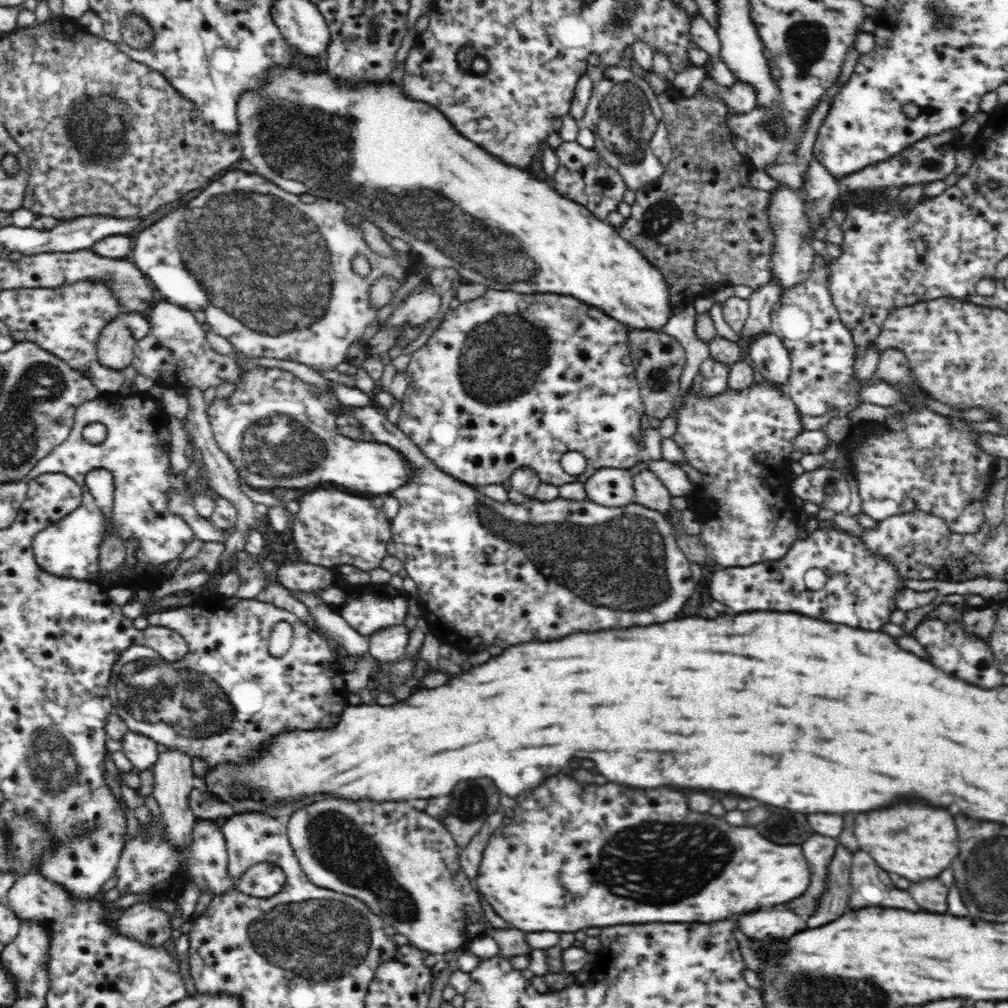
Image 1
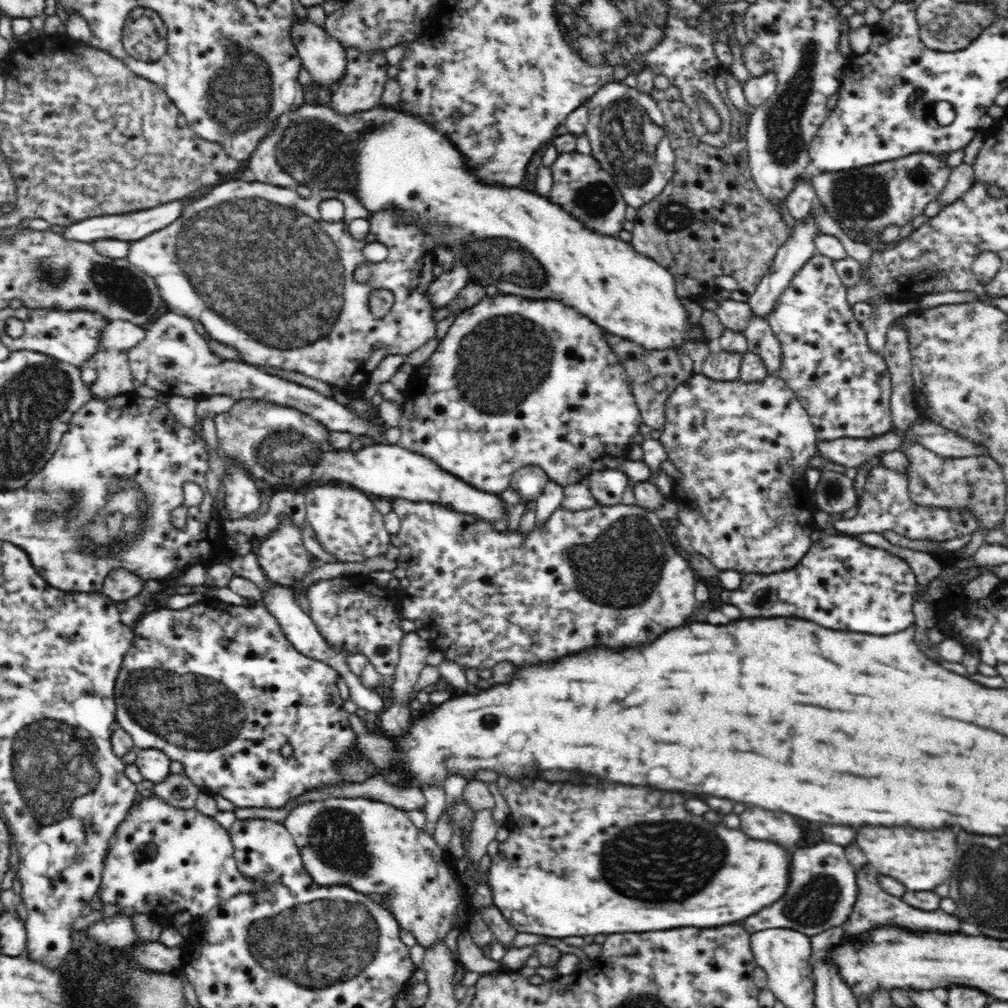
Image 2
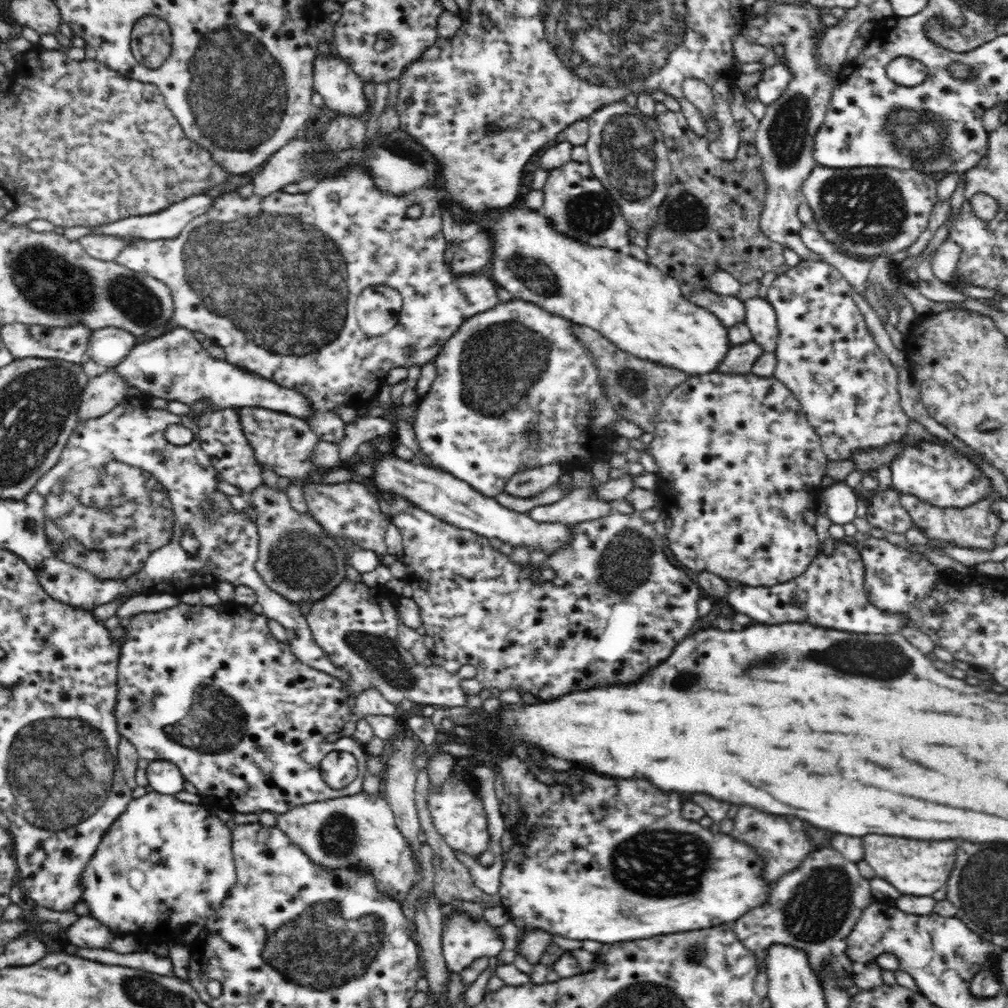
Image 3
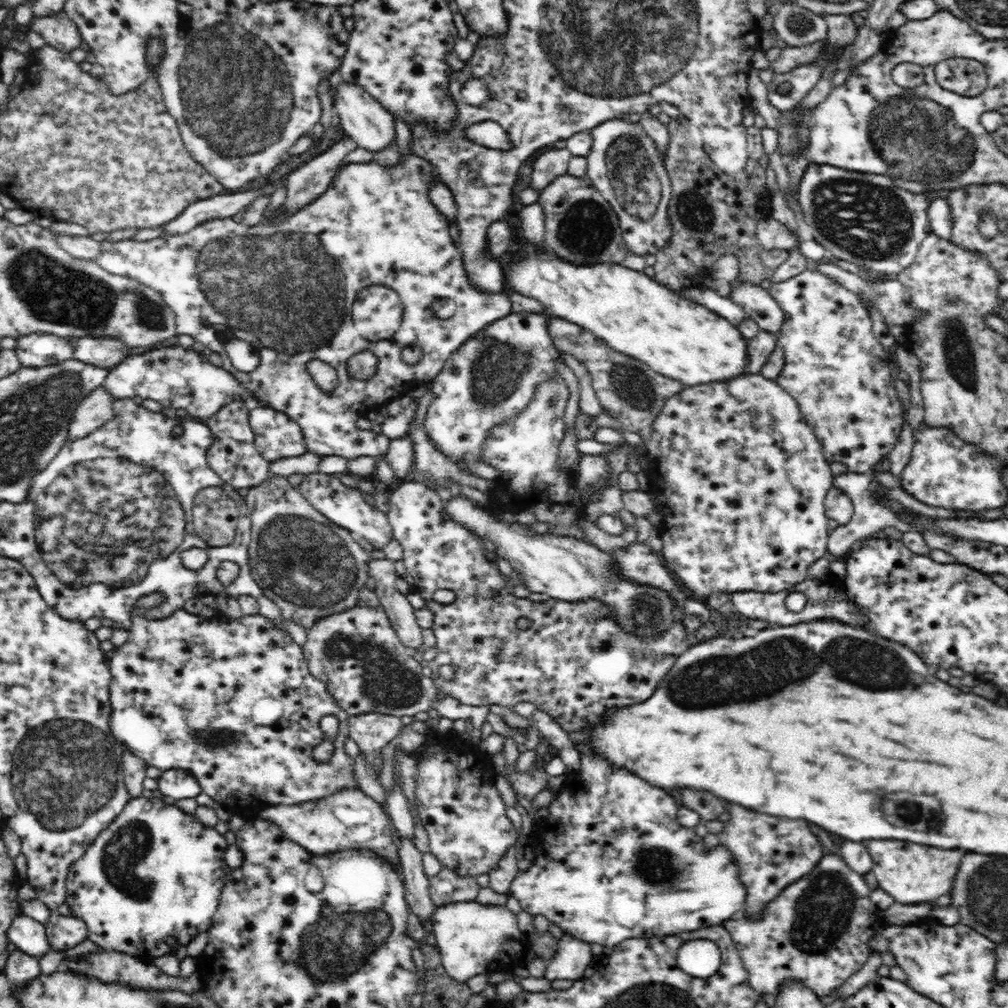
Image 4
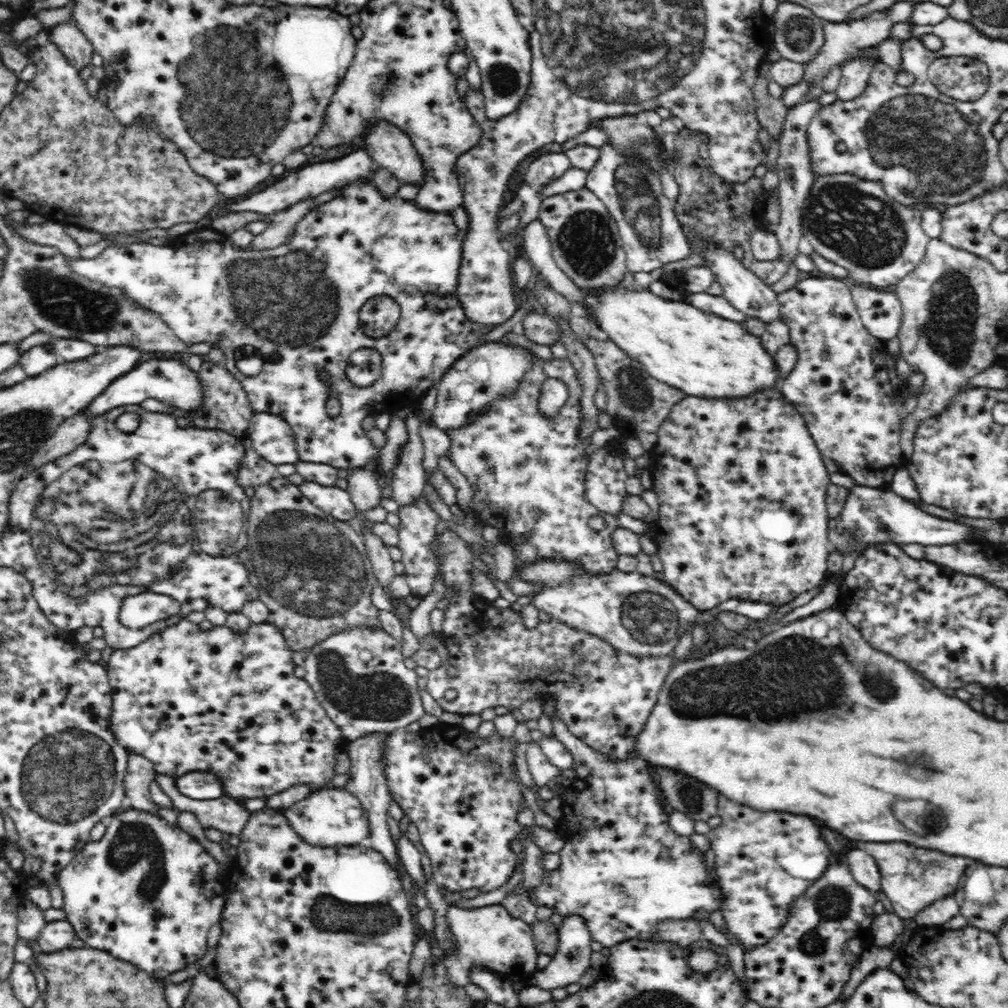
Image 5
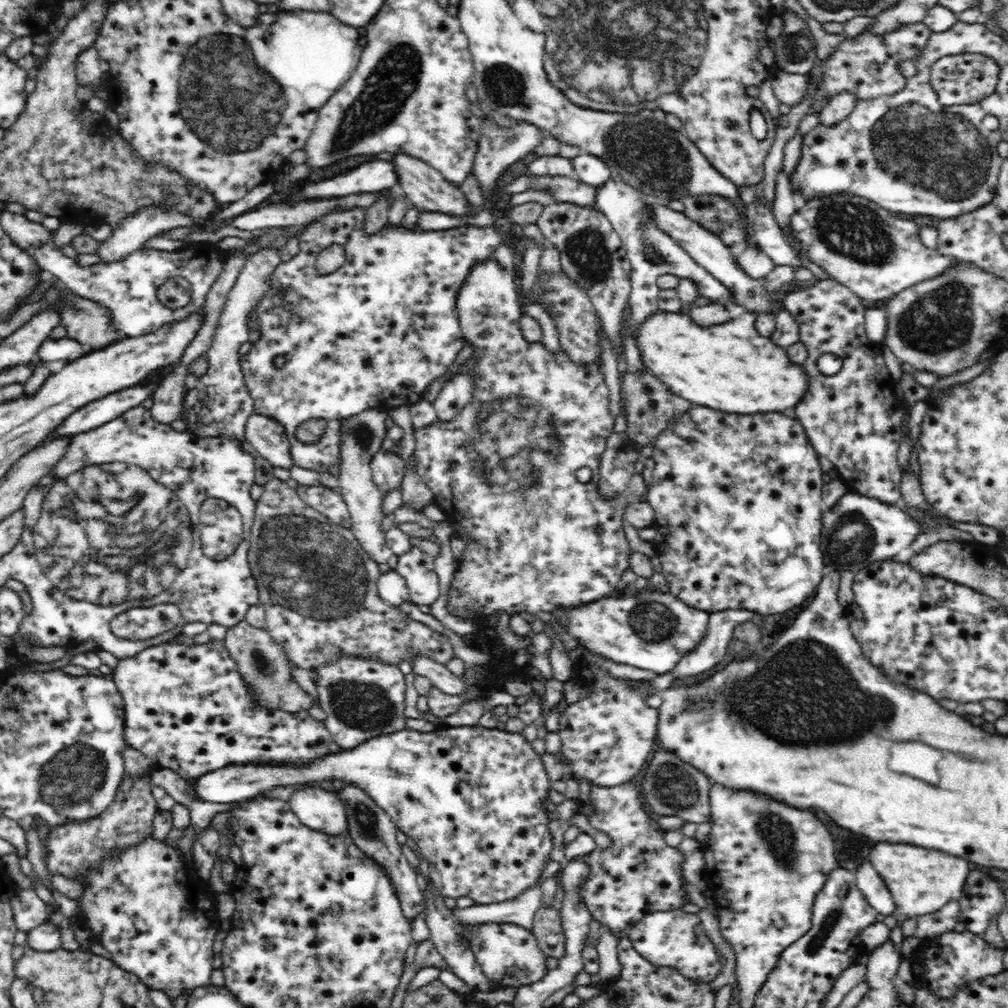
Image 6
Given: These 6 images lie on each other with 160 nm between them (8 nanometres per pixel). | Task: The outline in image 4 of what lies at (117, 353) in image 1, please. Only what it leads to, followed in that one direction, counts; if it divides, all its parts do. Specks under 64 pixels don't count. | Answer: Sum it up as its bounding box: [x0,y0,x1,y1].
[67,386,116,440]

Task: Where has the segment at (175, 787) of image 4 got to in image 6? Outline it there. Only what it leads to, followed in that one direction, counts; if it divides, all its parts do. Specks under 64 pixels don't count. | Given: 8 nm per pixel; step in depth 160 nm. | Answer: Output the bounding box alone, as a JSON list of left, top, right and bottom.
[188,725,554,905]

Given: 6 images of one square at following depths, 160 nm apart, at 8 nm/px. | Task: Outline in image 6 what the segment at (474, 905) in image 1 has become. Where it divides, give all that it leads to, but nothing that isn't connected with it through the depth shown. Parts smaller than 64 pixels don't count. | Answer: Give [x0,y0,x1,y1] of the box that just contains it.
[287,786,348,836]

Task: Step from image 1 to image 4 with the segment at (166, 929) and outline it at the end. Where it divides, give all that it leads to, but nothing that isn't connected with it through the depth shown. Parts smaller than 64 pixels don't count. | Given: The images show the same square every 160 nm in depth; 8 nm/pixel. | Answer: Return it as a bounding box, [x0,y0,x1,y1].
[45,910,87,951]

